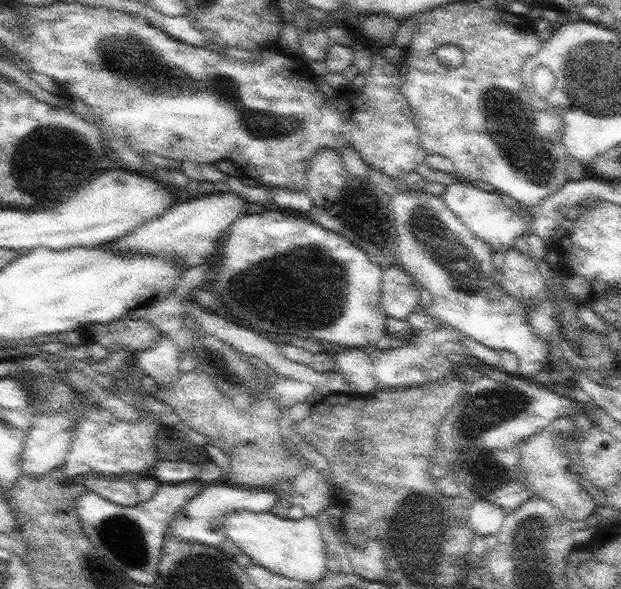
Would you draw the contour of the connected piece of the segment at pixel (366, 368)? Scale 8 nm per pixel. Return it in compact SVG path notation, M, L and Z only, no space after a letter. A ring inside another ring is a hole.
M360 347L345 349L336 356L338 371L353 388L351 395L369 396L380 388L375 376L373 356L364 352Z

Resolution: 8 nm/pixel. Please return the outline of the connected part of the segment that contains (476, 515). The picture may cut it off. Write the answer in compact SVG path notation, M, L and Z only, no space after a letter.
M485 498L477 499L472 503L468 513L468 524L472 526L474 534L482 534L484 537L496 535L502 522L504 522L502 506L492 504Z

